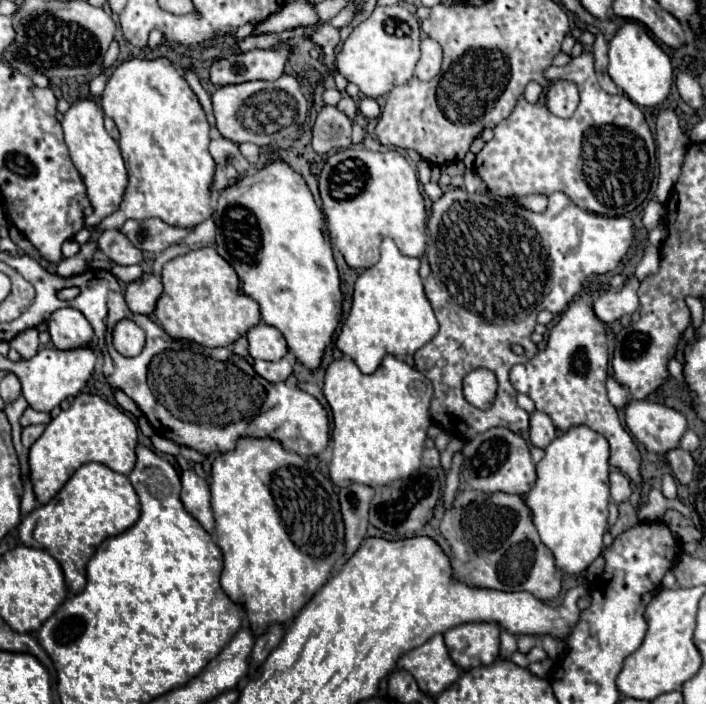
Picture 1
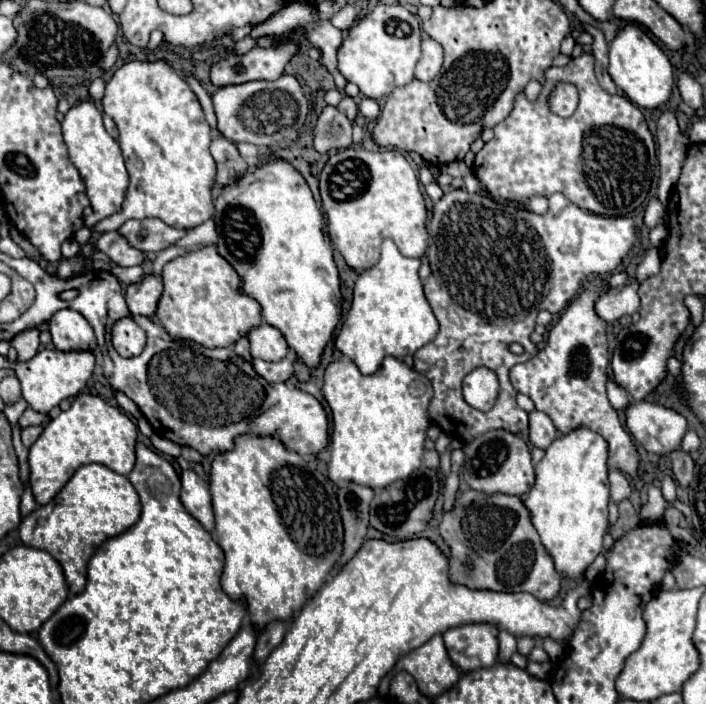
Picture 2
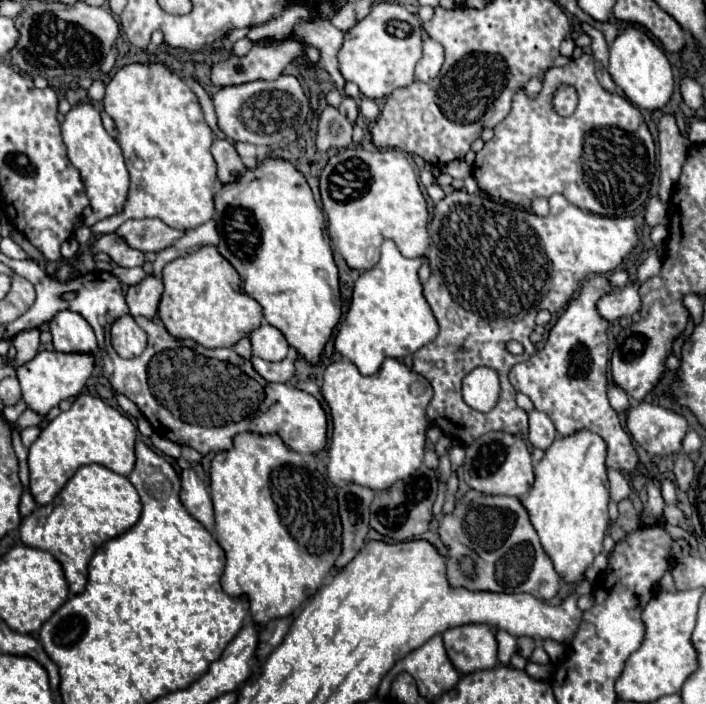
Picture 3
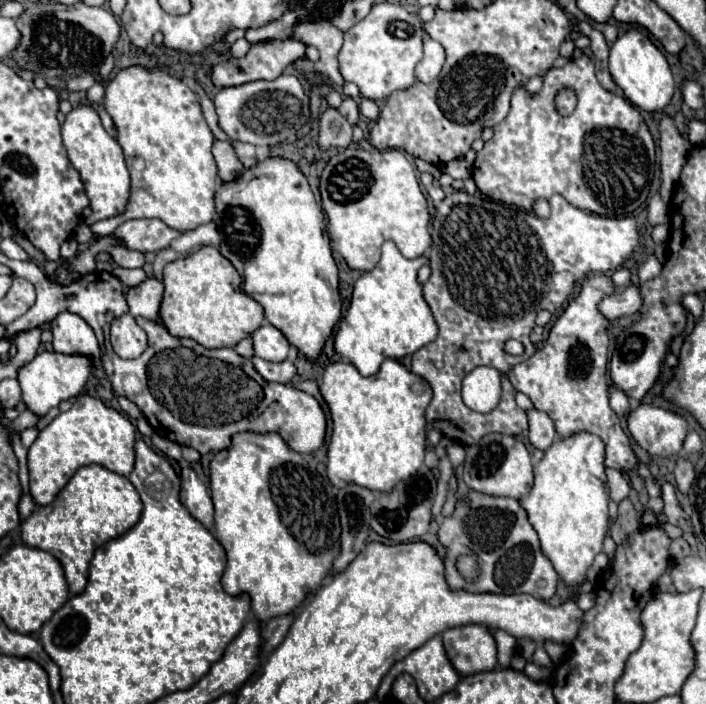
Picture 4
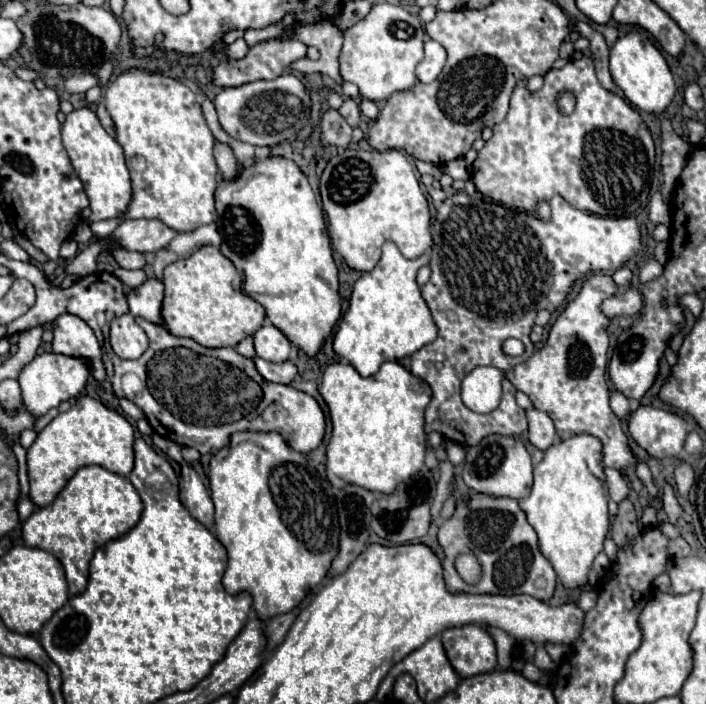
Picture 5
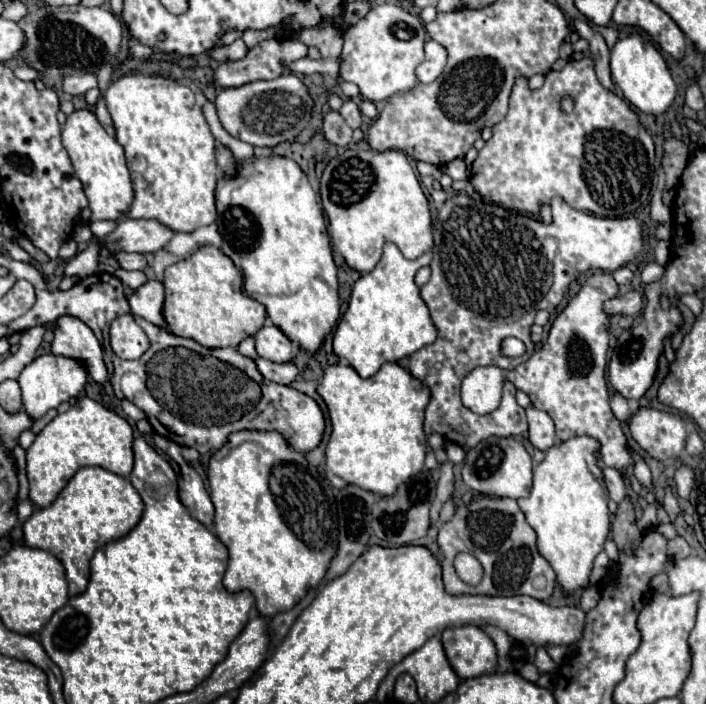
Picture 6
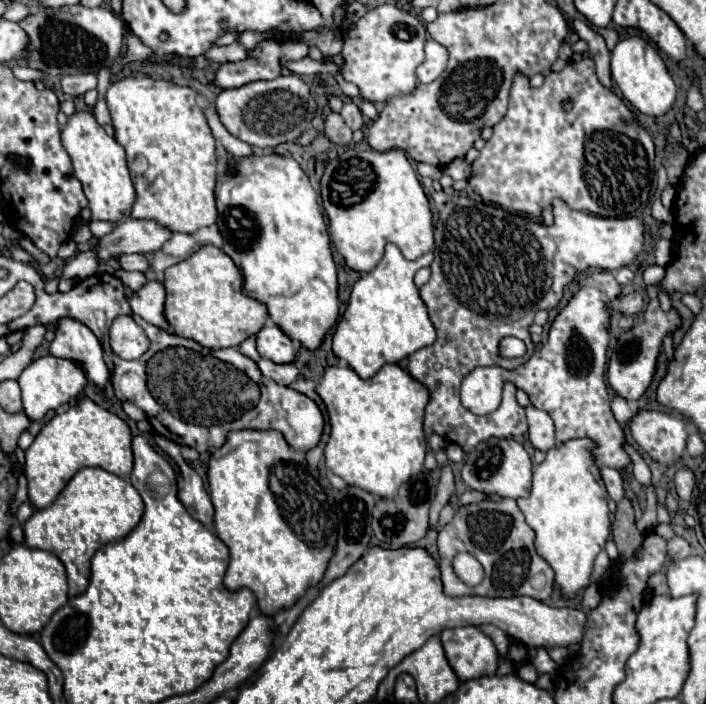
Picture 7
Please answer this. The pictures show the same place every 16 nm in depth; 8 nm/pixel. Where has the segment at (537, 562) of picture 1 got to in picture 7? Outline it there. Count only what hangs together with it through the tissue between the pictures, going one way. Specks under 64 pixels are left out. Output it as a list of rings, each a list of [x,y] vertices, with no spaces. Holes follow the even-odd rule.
[[[516,500],[500,502],[480,502],[472,506],[460,506],[454,520],[438,532],[438,568],[442,576],[444,594],[452,598],[460,596],[486,596],[486,598],[512,598],[530,596],[536,600],[548,600],[554,588],[554,572],[544,558],[534,550],[534,532],[526,524]],[[458,552],[472,554],[484,566],[484,580],[478,586],[466,586],[452,570],[452,558]]]

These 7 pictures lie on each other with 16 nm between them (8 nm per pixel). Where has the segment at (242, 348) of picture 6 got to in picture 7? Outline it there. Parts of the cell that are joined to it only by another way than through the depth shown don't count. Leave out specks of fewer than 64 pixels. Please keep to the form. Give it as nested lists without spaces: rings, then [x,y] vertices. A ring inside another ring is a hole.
[[[250,336],[248,340],[244,340],[238,350],[240,350],[244,356],[252,358],[252,360],[260,360],[260,354],[258,354],[258,350],[256,350],[256,336]]]

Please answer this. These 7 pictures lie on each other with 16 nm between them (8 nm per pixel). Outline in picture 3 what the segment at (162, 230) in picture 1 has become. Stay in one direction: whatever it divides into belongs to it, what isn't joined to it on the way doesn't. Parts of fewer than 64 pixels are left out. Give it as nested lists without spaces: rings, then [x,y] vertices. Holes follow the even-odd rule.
[[[146,218],[146,220],[126,220],[118,230],[116,236],[120,236],[130,248],[136,248],[140,252],[160,252],[168,248],[176,238],[180,238],[184,232],[170,228],[158,218]]]

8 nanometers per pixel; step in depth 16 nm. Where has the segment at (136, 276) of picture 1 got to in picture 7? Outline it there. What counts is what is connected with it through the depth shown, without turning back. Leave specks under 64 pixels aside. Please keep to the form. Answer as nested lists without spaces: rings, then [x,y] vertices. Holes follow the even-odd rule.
[[[120,268],[120,270],[114,272],[114,276],[120,278],[132,292],[138,292],[146,284],[146,276],[140,274],[140,272],[126,272],[126,270]]]

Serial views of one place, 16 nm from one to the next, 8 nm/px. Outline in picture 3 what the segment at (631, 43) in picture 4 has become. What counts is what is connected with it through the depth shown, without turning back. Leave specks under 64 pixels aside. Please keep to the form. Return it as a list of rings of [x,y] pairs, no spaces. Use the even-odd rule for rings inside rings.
[[[626,28],[610,46],[610,76],[640,110],[664,108],[674,92],[674,78],[664,52],[638,28]]]

